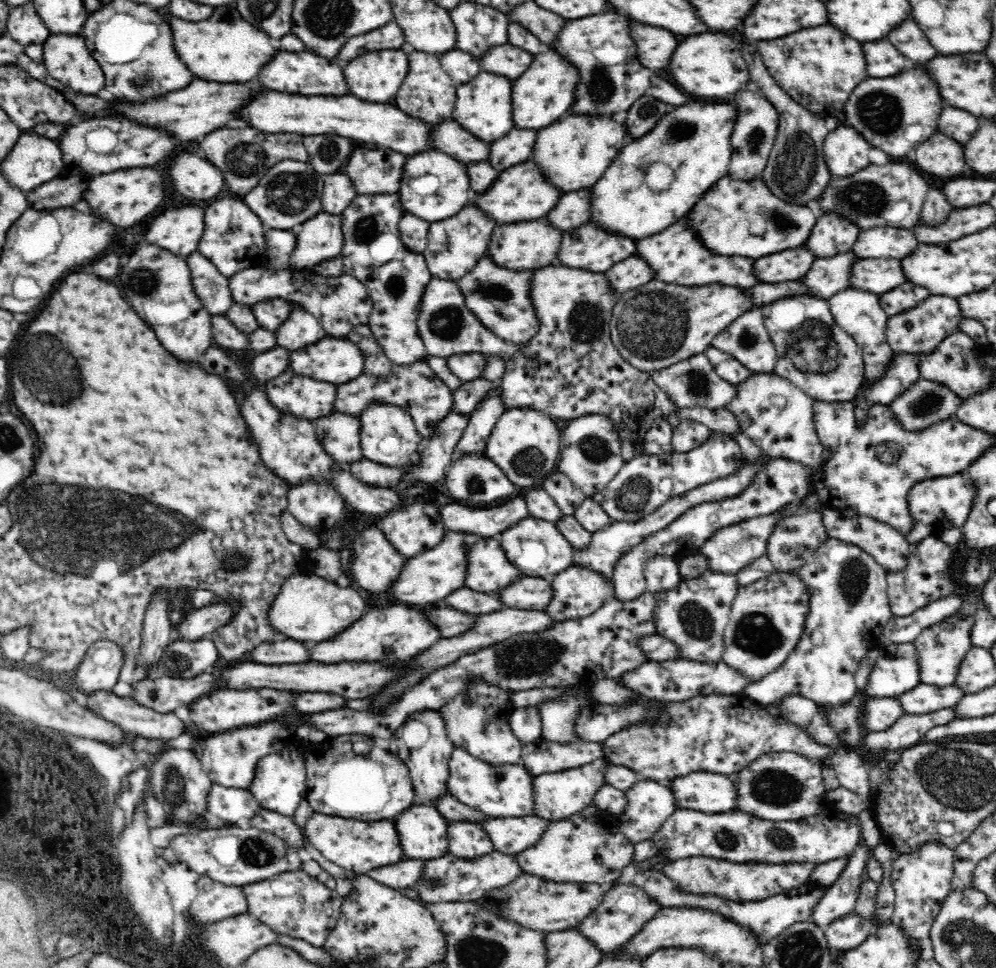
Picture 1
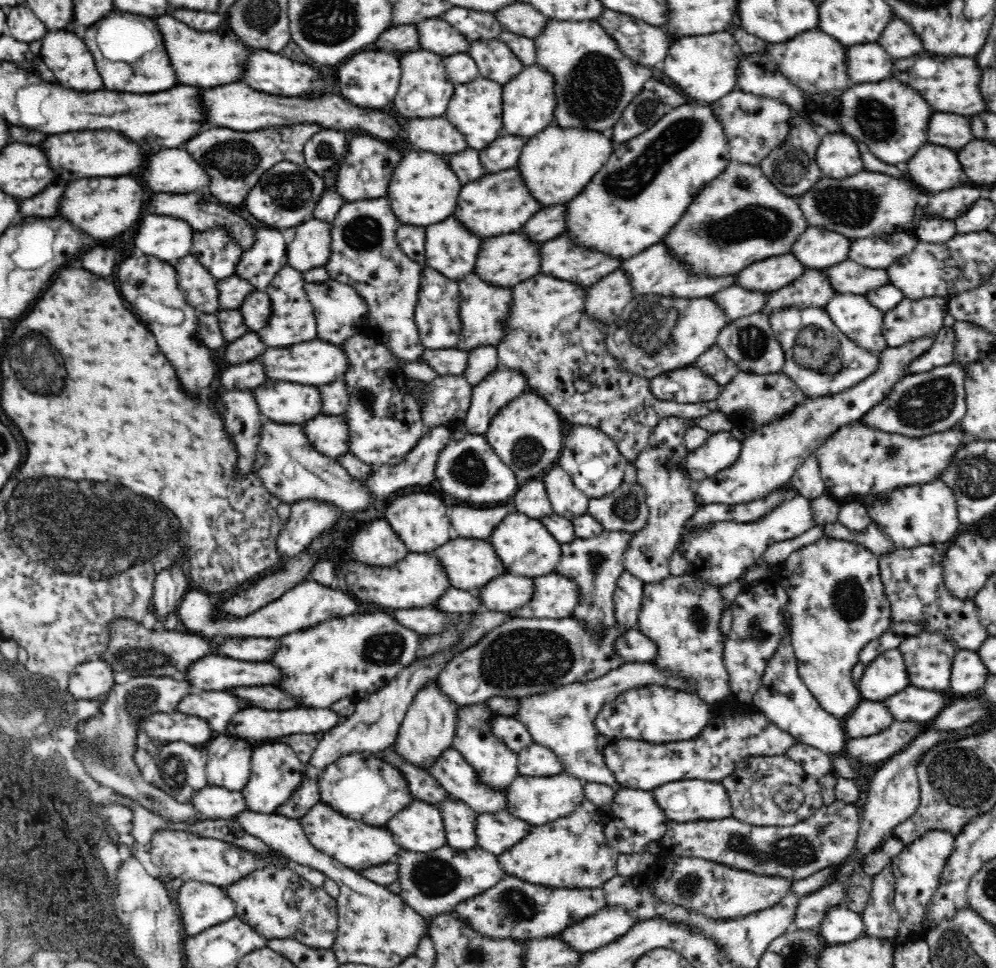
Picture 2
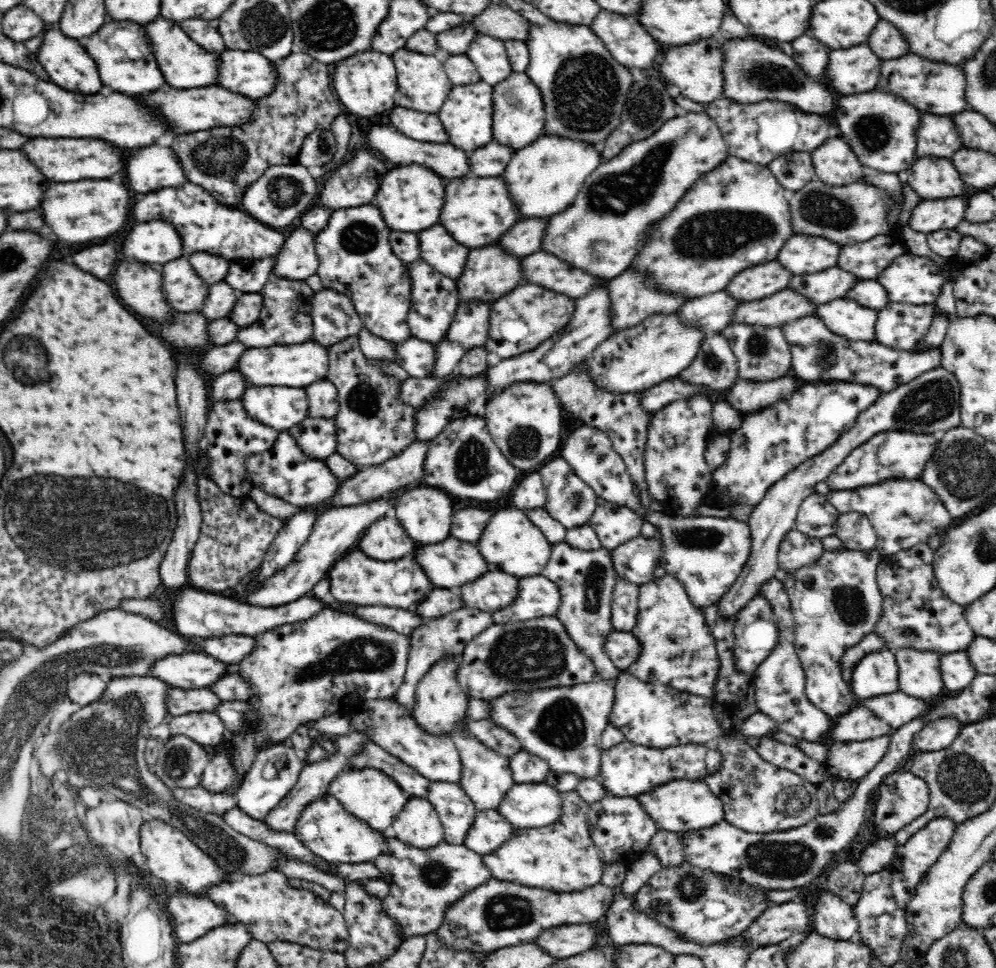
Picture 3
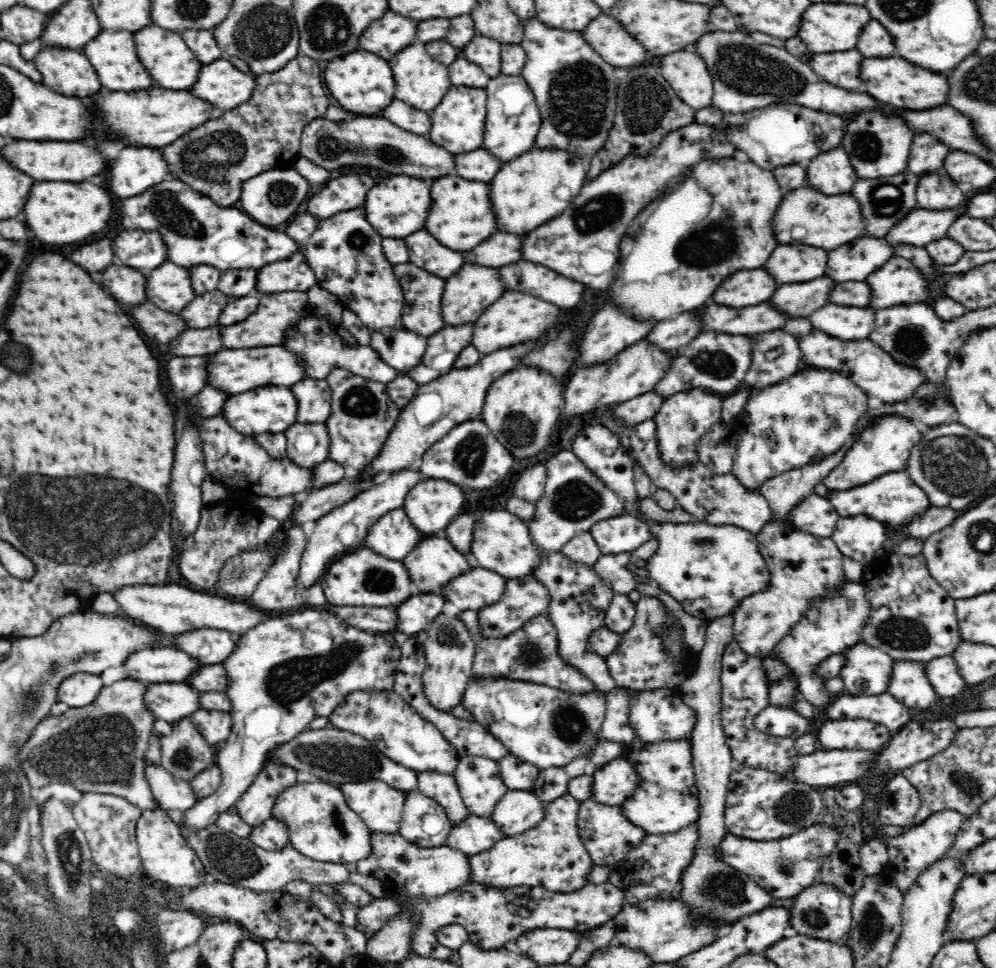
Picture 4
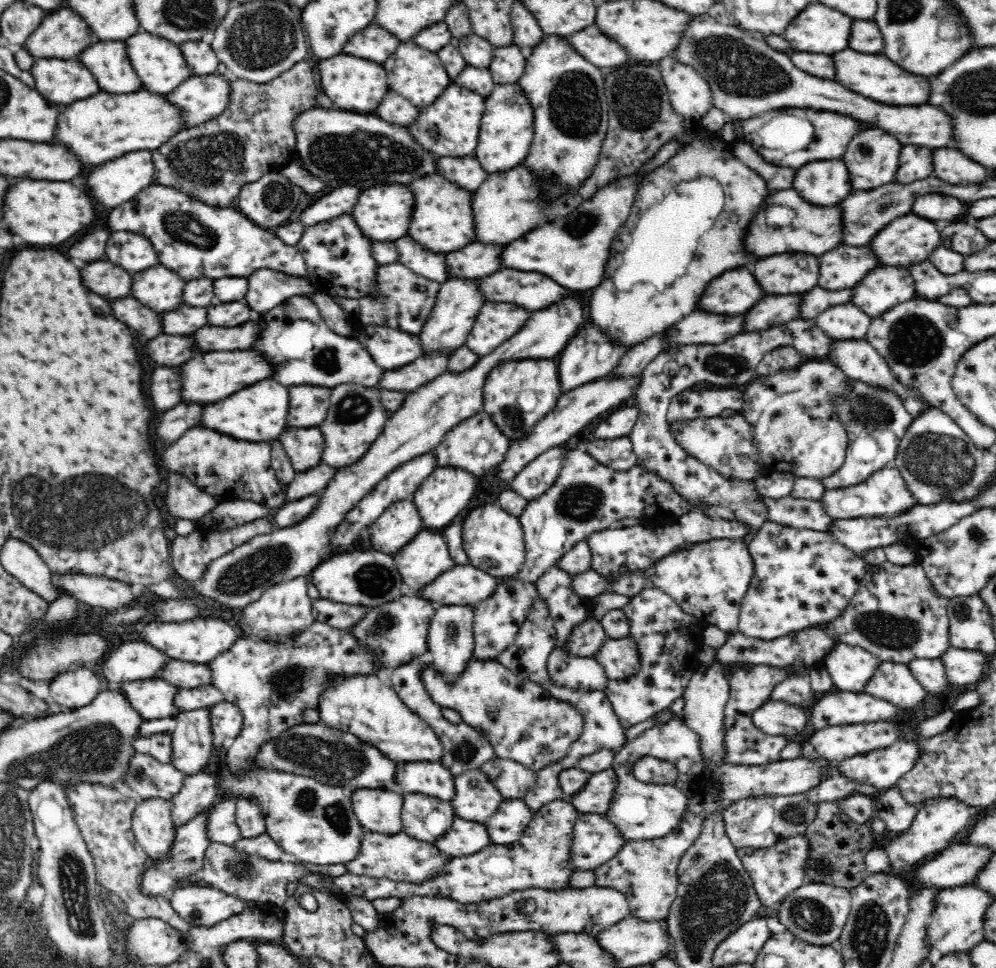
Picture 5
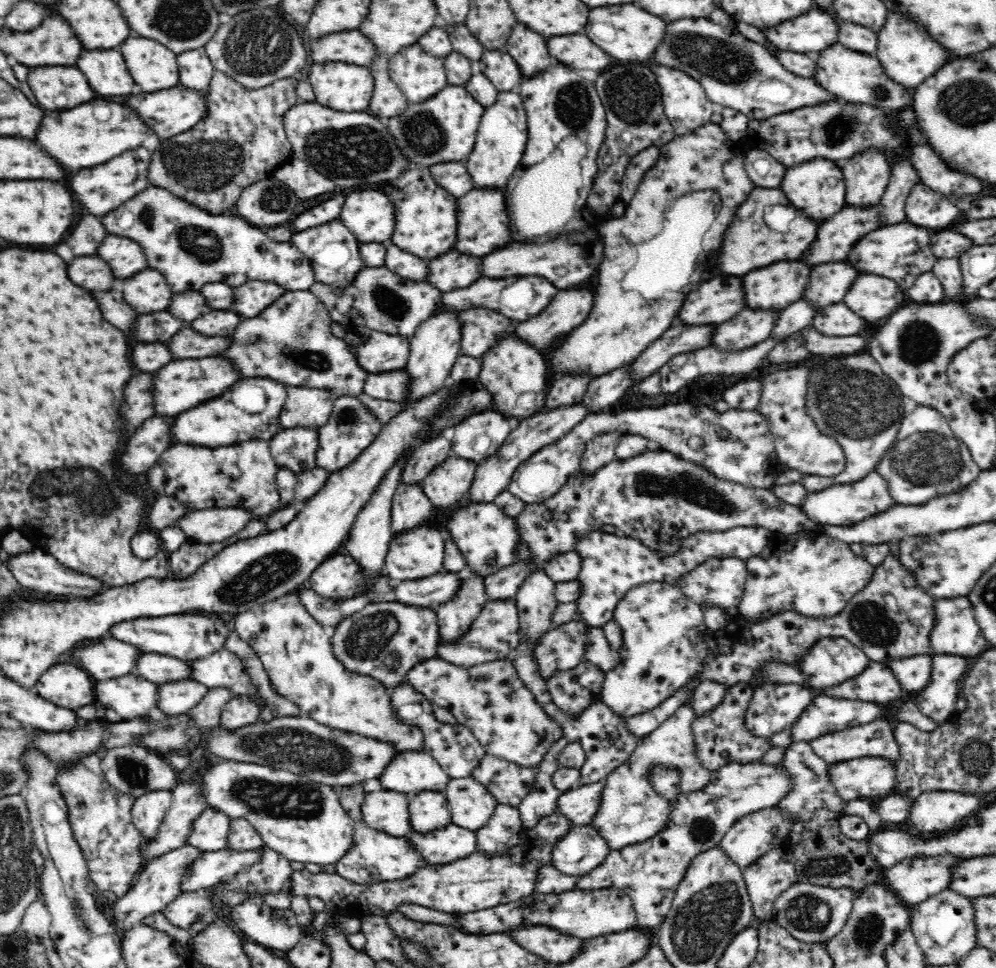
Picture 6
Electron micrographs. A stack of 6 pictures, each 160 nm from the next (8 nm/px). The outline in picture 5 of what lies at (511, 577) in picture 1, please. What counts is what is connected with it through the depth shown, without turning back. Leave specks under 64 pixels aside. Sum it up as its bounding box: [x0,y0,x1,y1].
[393,528,454,586]

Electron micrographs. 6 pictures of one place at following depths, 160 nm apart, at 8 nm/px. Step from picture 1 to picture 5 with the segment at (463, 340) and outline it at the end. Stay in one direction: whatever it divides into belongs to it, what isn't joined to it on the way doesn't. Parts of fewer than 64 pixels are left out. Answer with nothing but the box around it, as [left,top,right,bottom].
[332,262,441,335]

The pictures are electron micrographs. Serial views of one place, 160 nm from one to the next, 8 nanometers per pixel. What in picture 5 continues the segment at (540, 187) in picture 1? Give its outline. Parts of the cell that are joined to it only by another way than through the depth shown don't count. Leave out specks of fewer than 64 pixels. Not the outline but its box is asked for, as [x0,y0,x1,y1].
[408,173,474,252]

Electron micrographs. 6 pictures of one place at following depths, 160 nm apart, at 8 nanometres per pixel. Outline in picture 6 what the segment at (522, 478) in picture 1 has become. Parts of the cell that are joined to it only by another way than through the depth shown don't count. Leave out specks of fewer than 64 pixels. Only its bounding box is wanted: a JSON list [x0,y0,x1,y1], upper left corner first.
[478,329,550,419]

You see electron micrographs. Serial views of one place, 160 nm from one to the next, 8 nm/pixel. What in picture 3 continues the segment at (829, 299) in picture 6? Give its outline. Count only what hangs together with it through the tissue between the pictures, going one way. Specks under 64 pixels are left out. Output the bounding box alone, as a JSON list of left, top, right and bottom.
[836,234,908,279]

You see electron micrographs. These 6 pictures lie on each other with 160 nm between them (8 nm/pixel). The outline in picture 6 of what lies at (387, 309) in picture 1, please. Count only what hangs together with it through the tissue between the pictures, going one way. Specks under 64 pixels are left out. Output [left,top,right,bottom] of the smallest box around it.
[291,219,365,286]

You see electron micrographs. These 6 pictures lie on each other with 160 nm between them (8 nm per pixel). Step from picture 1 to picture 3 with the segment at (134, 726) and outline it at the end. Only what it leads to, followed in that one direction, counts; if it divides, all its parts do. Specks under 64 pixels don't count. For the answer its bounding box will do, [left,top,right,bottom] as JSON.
[168,712,227,746]

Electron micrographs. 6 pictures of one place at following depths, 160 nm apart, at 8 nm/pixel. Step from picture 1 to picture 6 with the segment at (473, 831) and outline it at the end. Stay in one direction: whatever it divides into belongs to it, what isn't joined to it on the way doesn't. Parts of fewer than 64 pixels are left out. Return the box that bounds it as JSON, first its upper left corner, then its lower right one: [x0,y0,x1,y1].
[378,750,449,795]

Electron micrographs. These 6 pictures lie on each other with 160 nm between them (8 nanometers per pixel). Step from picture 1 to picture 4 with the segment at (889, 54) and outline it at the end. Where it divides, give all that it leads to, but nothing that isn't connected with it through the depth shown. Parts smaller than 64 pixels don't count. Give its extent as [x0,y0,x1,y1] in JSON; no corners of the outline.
[803,50,866,92]

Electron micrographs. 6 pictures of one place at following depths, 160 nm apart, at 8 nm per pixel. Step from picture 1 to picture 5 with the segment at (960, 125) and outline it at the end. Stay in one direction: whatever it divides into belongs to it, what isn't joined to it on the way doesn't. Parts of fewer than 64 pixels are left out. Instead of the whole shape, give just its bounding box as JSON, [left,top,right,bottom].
[896,145,933,184]

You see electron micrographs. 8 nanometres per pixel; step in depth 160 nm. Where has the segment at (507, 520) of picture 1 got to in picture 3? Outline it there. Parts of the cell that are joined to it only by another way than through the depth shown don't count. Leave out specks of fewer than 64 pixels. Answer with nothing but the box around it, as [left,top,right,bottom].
[451,508,490,542]

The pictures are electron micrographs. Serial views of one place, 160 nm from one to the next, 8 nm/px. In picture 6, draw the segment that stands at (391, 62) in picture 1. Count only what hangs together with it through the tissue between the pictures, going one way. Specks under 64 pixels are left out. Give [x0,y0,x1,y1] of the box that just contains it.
[308,61,374,112]

